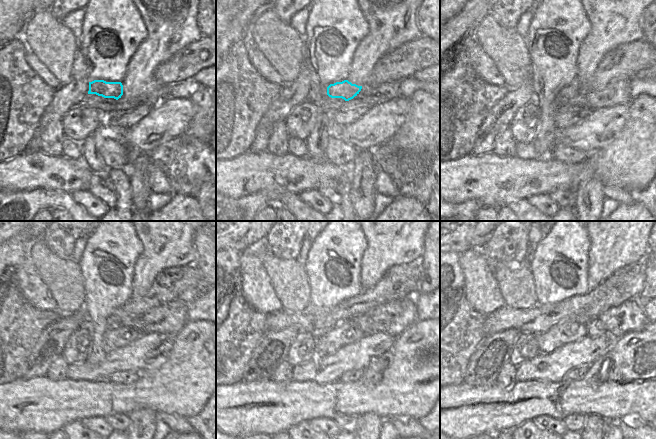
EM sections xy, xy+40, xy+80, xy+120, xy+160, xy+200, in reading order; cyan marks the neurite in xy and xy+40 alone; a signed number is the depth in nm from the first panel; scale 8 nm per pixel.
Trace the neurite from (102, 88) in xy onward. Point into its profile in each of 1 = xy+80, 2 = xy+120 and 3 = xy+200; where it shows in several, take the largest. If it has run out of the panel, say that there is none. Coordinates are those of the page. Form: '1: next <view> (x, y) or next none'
1: next xy+80 (576, 96)
2: next xy+120 (134, 321)
3: next xy+200 (595, 328)

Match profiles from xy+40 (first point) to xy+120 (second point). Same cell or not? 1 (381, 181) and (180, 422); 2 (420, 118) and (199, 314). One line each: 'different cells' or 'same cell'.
1: same cell
2: different cells

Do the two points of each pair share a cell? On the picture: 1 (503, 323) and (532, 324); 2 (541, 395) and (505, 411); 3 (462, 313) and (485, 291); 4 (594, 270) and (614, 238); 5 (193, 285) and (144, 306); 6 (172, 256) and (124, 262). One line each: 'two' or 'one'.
1: one
2: one
3: two
4: one
5: one
6: two

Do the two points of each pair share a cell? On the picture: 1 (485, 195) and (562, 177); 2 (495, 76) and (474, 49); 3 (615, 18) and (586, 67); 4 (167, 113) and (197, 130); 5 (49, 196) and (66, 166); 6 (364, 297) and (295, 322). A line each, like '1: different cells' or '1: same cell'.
1: same cell
2: same cell
3: same cell
4: different cells
5: different cells
6: same cell

